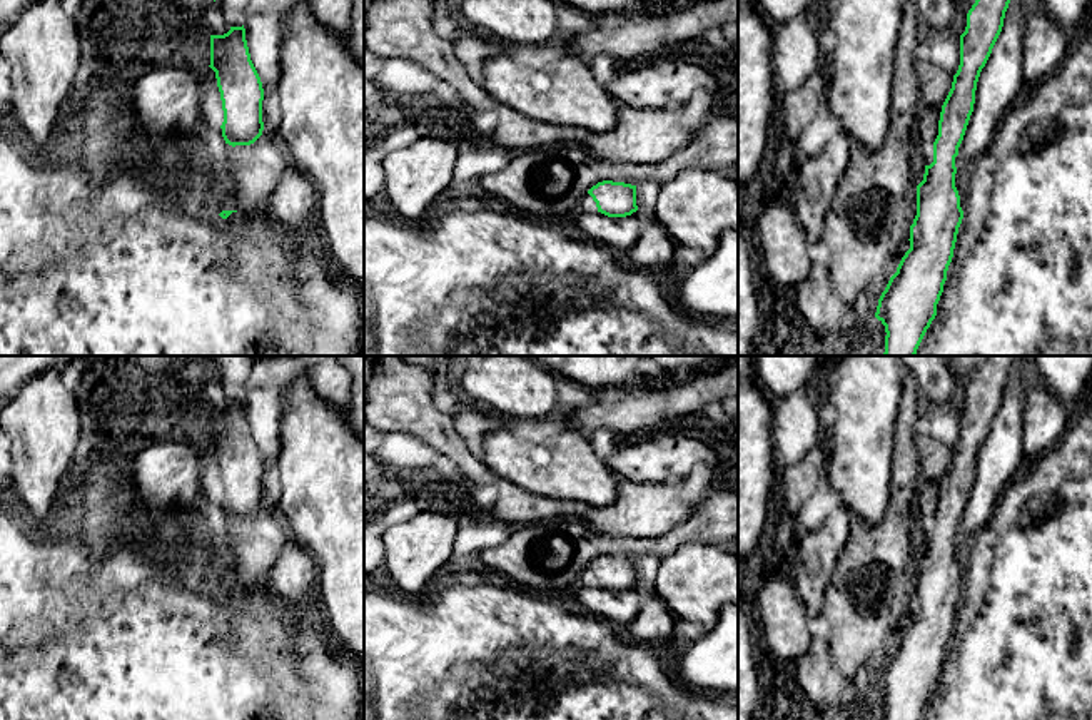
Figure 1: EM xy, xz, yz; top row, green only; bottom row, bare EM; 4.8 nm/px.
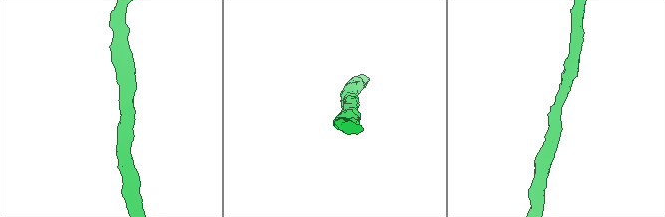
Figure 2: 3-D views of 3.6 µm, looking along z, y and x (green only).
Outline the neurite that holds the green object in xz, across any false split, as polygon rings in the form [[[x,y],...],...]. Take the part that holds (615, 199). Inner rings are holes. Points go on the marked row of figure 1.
[[[603,180],[588,194],[596,202],[596,212],[579,212],[576,226],[588,241],[608,249],[631,249],[650,219],[636,205],[636,185]]]

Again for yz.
[[[975,0],[967,13],[967,27],[960,35],[960,65],[953,75],[952,89],[942,105],[938,135],[933,142],[933,162],[925,165],[923,180],[917,185],[917,215],[910,226],[910,249],[902,257],[897,272],[890,277],[885,291],[882,292],[875,312],[875,317],[885,326],[887,332],[883,356],[915,356],[927,329],[937,316],[937,304],[943,292],[958,227],[963,219],[960,195],[955,187],[955,157],[962,145],[967,167],[970,167],[988,149],[1005,114],[1014,107],[1015,99],[1024,87],[1022,50],[1025,22],[1020,0]]]

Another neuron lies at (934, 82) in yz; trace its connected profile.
[[[917,60],[917,74],[920,112],[915,129],[922,142],[933,144],[938,135],[942,105],[952,89],[953,75],[925,60]]]

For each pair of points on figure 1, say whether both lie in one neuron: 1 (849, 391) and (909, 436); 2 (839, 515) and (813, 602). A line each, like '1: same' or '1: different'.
1: different
2: same

